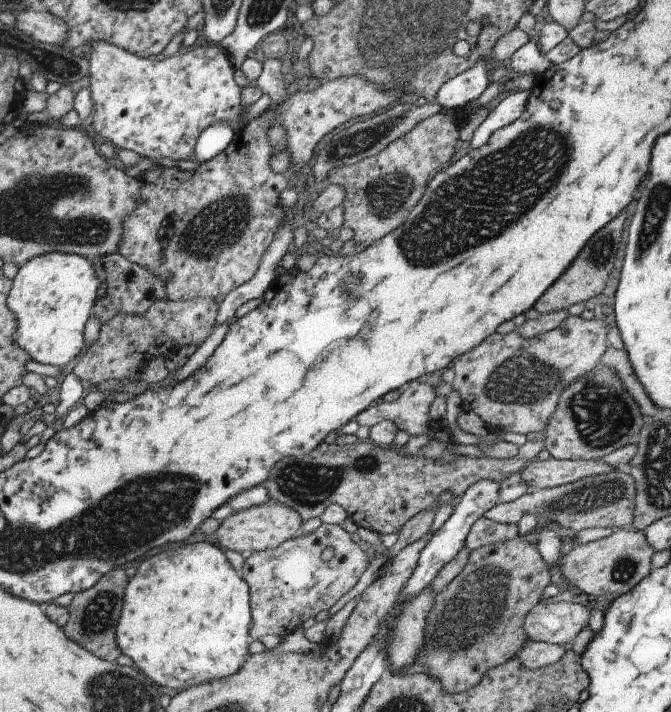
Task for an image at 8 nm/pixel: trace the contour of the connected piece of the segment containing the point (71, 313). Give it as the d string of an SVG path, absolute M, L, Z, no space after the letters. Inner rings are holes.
M45 253L30 258L18 268L6 298L7 310L15 317L12 342L23 349L33 362L51 364L63 369L83 348L83 324L92 312L98 278L94 275L94 261L67 253Z

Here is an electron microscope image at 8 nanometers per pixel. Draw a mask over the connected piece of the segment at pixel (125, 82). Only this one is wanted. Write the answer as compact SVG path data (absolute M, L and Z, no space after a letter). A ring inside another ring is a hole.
M90 38L89 41L86 40L86 55L88 56L87 60L89 63L89 74L88 74L88 91L90 92L90 99L93 104L93 122L90 130L97 132L103 136L103 138L107 138L109 140L109 144L111 144L115 149L126 148L129 150L133 150L135 154L139 154L139 156L143 156L146 158L173 158L173 160L186 160L191 159L194 153L194 146L197 140L197 137L201 134L202 130L205 130L208 126L211 126L215 123L225 123L231 127L231 130L236 134L239 129L242 129L246 126L249 121L256 119L259 115L261 115L268 106L268 98L266 95L261 95L259 100L252 102L251 104L244 105L242 100L240 99L240 87L235 85L233 82L233 71L234 67L231 66L229 62L227 53L225 49L222 49L221 46L213 45L211 43L198 43L195 44L195 48L188 48L181 52L176 52L172 56L168 58L139 58L138 56L132 55L130 52L119 50L119 47L109 43L102 43L101 41L97 41L96 43L92 42Z

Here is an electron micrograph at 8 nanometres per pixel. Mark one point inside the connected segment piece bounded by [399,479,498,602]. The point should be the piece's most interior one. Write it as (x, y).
(446, 541)

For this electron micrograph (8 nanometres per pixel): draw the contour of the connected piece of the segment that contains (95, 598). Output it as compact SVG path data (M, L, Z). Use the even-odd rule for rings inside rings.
M121 568L109 570L91 588L75 593L70 604L65 608L68 612L68 621L62 629L66 637L96 657L109 662L115 661L122 653L116 645L114 630L121 610L125 584L127 584L127 578Z

